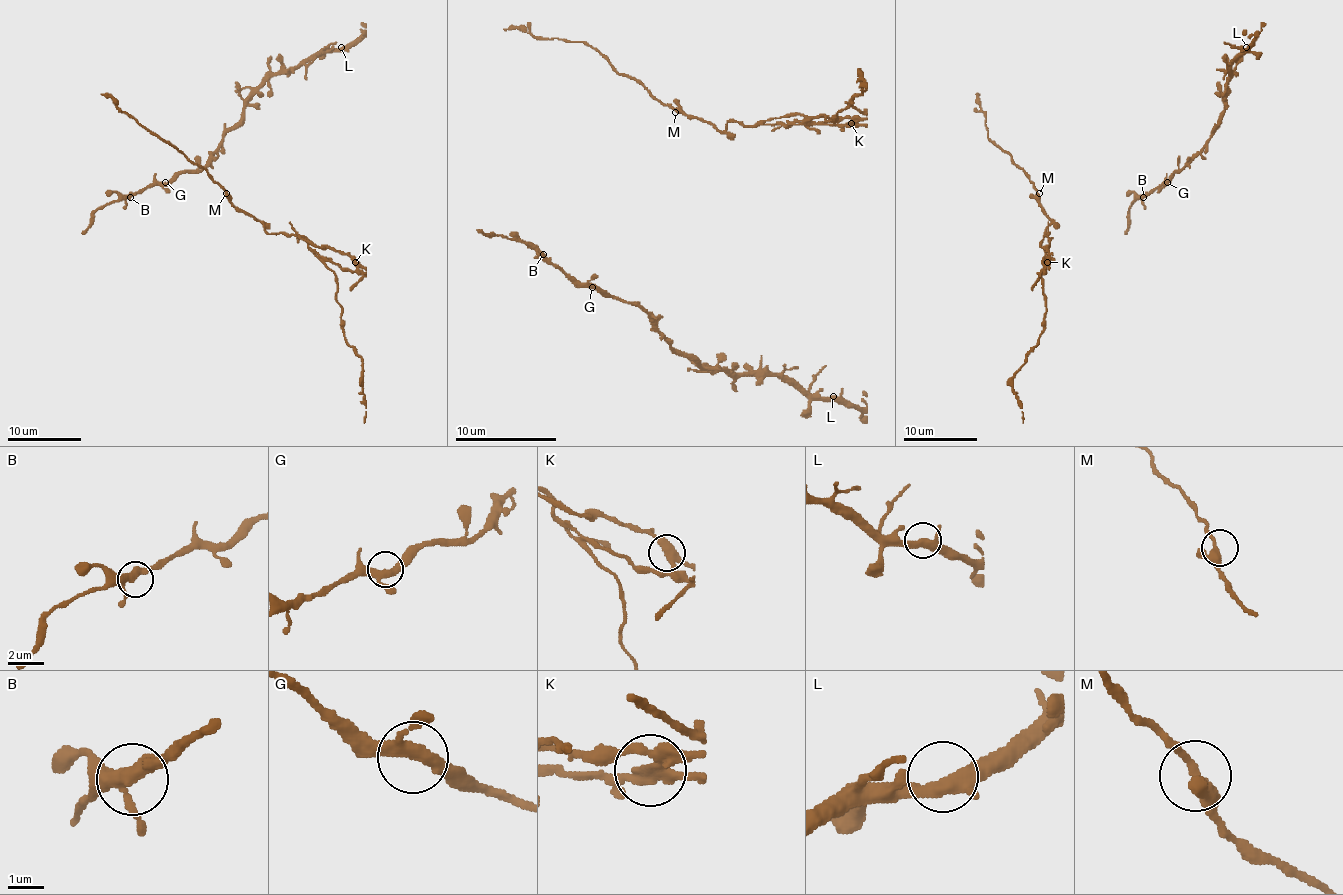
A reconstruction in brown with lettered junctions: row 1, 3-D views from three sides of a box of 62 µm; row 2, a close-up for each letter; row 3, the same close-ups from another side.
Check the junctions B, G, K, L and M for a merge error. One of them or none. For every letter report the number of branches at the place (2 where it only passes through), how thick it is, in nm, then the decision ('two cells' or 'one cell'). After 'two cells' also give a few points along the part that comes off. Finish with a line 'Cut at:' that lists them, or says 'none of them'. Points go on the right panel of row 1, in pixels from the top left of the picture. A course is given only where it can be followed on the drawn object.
B: 3 branches meet; 320 nm thick; one cell
G: 3 branches meet; 320 nm thick; one cell
K: 3 branches meet; 320 nm thick; two cells; foreign part runs (1046, 262), (1043, 271), (1043, 260), (1041, 277), (1045, 327), (1013, 379), (1022, 423)
L: 3 branches meet; 360 nm thick; one cell
M: 3 branches meet; 280 nm thick; one cell
Cut at: K

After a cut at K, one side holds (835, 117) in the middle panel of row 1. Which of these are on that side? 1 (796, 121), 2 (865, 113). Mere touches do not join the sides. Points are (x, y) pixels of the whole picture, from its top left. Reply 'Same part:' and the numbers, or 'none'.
Same part: 1, 2

